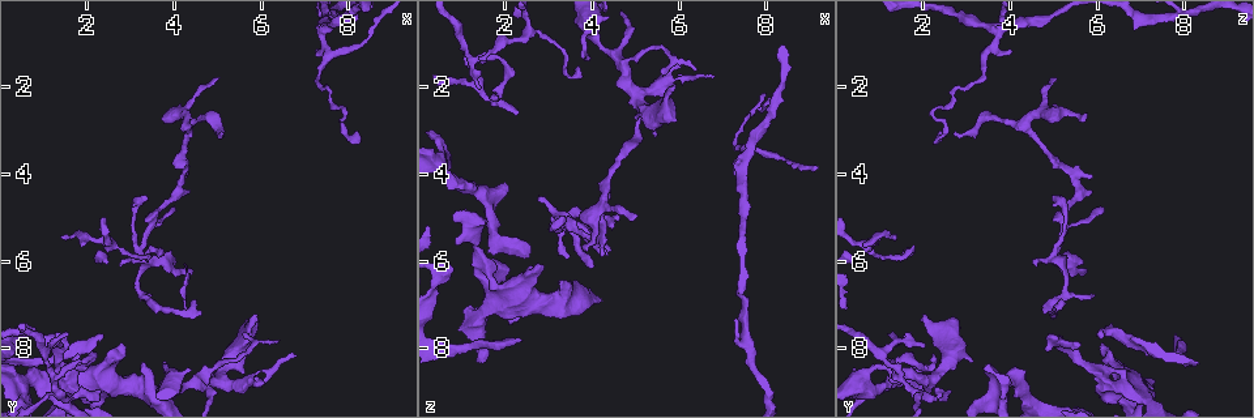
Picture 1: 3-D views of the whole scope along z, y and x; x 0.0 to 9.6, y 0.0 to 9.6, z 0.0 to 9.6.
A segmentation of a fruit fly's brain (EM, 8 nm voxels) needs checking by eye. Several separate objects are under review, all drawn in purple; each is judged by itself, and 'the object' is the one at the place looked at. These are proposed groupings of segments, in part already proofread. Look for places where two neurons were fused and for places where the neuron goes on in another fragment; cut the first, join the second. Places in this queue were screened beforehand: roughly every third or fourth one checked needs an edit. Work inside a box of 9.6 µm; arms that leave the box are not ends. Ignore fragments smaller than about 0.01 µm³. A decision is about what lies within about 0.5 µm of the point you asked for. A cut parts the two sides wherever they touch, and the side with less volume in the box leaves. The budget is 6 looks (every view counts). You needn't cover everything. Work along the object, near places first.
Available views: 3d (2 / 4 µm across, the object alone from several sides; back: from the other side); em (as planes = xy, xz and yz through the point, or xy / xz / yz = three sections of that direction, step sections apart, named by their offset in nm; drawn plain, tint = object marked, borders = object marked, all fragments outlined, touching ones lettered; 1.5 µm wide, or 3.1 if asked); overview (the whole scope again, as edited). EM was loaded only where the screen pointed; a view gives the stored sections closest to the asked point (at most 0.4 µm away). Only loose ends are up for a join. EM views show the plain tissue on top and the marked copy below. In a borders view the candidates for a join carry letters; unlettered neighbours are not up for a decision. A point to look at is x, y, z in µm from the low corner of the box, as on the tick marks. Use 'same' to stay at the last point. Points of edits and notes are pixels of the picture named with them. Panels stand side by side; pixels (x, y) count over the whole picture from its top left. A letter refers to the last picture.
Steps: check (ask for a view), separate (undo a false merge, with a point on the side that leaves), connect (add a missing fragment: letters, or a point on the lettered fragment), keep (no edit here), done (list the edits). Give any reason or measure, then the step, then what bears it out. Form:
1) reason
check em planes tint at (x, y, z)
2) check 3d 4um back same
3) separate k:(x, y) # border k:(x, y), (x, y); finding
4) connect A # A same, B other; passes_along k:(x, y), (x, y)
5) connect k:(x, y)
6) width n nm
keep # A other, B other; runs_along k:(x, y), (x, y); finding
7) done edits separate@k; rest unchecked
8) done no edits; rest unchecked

free end
check 3d 2um at (2.75, 7.90, 6.15)

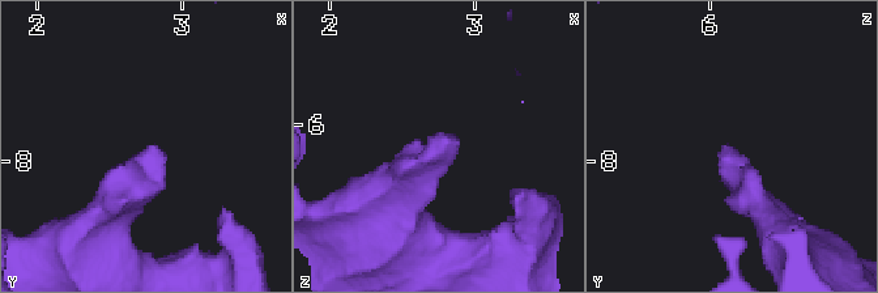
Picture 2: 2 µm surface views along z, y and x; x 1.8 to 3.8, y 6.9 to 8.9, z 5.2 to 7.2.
check em xy step 8 tint at (2.80, 7.88, 6.10)

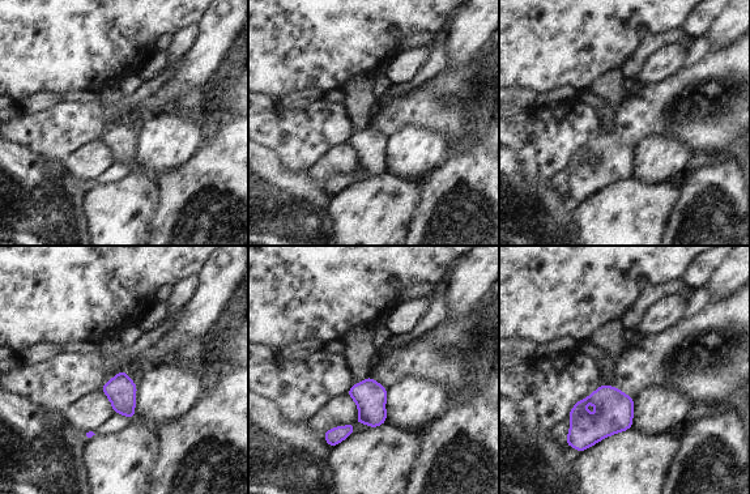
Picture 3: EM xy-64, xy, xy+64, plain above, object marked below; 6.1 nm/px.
check em planes borders same

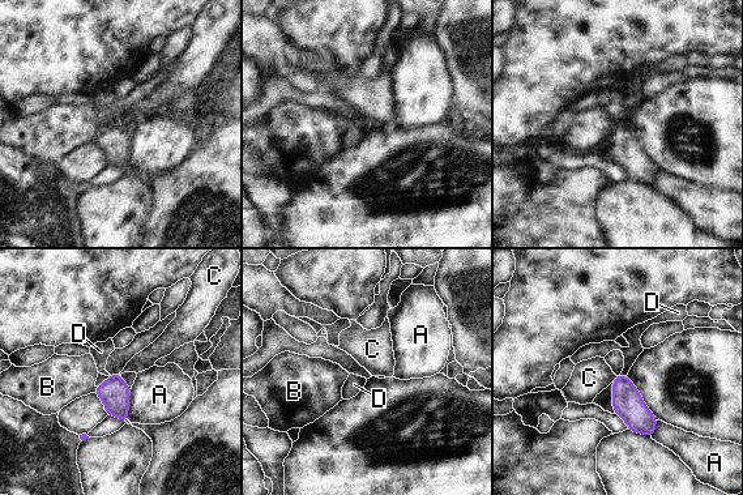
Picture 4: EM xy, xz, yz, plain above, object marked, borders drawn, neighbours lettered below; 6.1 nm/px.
keep # A other, B other, C other, D other; border 4:(615, 375), (613, 380); no lettered fragment goes on from it

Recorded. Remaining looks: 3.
free end
check em planes borders at (1.40, 7.90, 2.00)

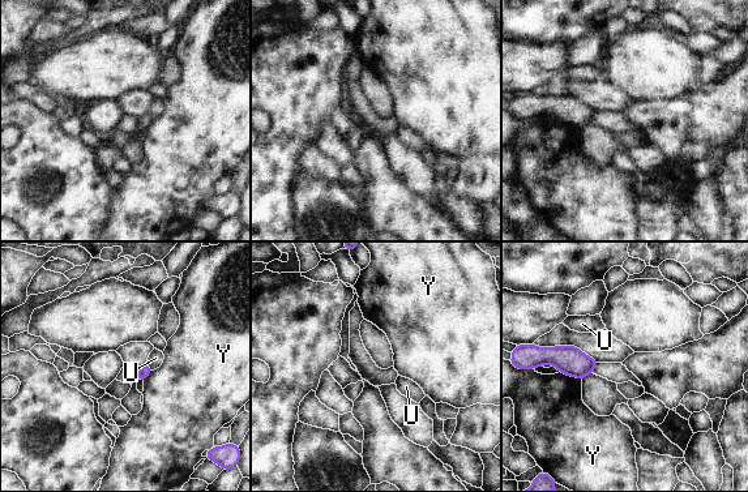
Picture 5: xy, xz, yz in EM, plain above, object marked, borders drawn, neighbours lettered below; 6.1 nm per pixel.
keep # U other, Y other; border 5:(146, 363), (152, 369); no lettered fragment goes on from it

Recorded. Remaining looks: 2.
branch stops here
check 3d 4um at (8.25, 3.25, 2.45)

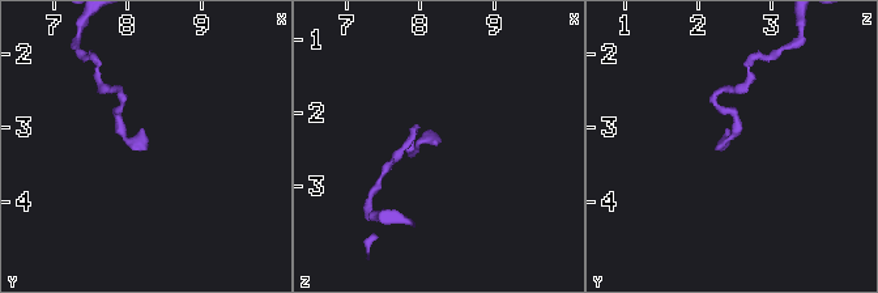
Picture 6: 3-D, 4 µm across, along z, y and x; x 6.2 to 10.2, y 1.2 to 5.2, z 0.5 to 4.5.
now the EM
check em xz step 4 borders at (8.25, 3.25, 2.45)

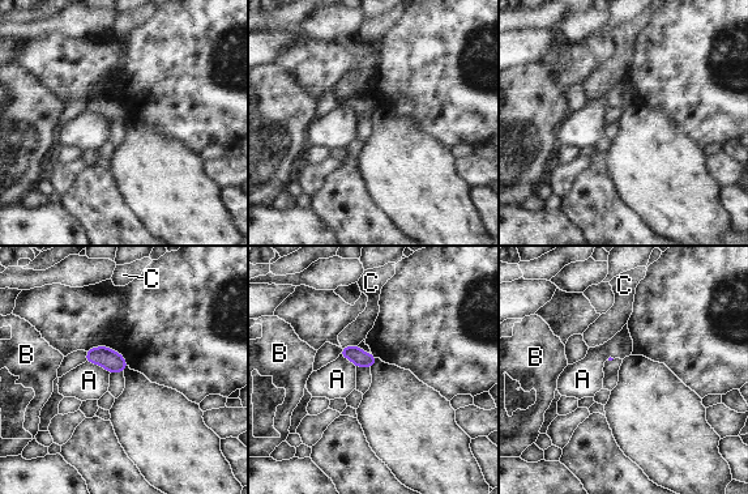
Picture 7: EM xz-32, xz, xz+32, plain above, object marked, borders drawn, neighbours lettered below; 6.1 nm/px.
keep # A other, B other, C other; none of them fits

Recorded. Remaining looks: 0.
done no edits; rest unchecked

